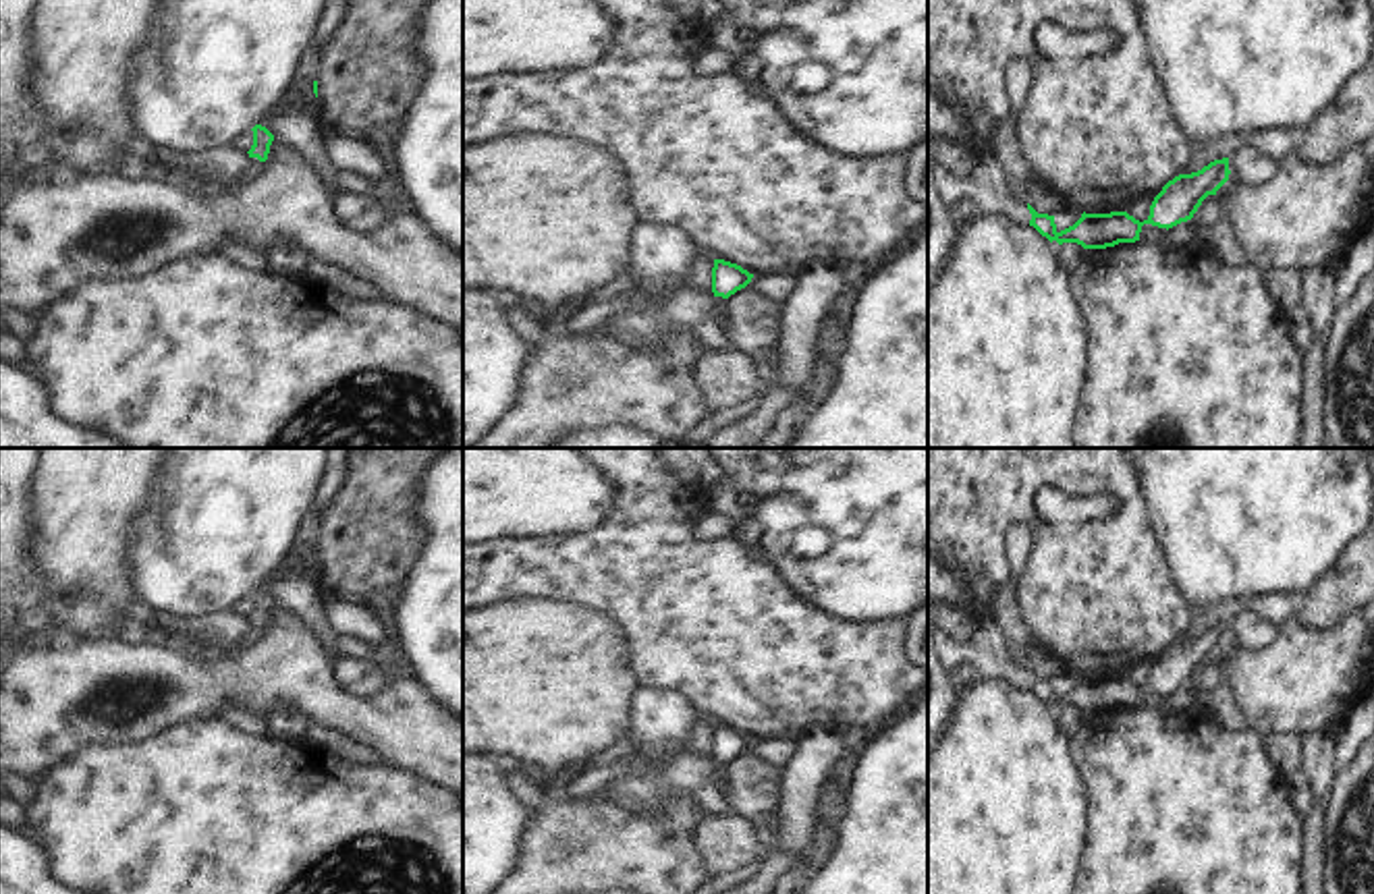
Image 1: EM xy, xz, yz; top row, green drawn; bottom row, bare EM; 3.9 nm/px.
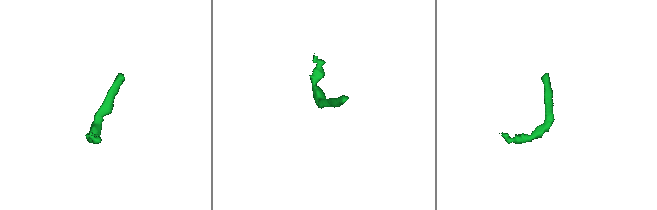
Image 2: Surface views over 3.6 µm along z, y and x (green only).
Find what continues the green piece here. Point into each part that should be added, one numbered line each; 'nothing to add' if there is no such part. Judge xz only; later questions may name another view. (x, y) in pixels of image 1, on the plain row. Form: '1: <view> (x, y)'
1: xz (719, 772).

